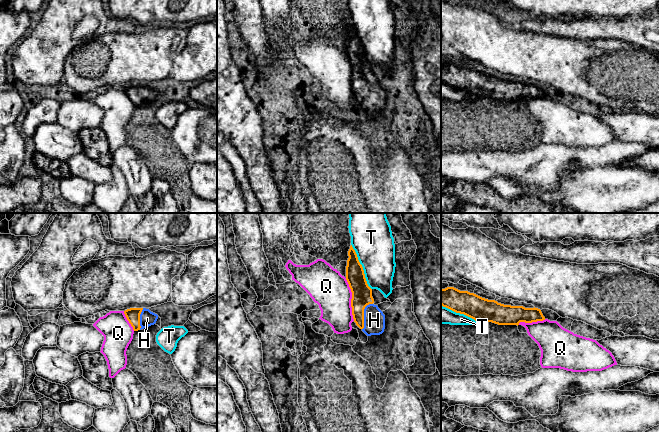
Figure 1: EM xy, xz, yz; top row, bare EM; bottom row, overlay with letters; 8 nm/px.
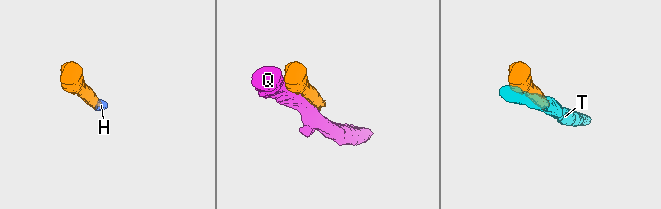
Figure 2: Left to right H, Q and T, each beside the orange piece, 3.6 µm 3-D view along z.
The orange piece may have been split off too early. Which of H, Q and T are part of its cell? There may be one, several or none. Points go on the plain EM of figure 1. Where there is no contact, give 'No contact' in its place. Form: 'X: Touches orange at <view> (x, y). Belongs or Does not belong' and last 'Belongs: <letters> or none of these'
H: Touches orange at xz (363, 91). Belongs
Q: Touches orange at xz (351, 75). Does not belong
T: Touches orange at xz (362, 43). Does not belong
Belongs: H

